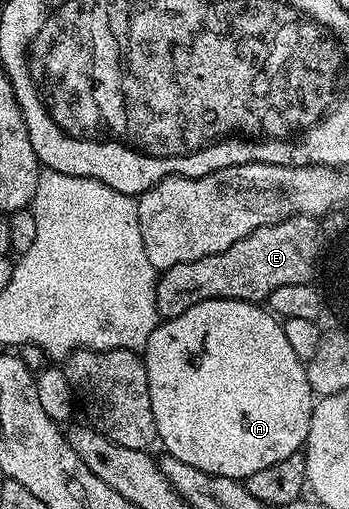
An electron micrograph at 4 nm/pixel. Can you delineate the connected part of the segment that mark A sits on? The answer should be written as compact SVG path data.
M203 299L197 305L185 309L185 313L172 319L162 320L153 329L141 358L147 370L149 401L153 409L153 421L157 425L158 442L161 447L163 443L162 450L168 455L177 457L177 461L193 465L193 469L201 469L201 473L246 481L250 475L266 469L268 465L277 465L277 461L285 461L285 457L296 454L306 444L311 424L311 410L315 408L316 400L307 380L304 360L299 359L297 353L293 353L283 332L282 322L272 315L266 306L236 299Z

